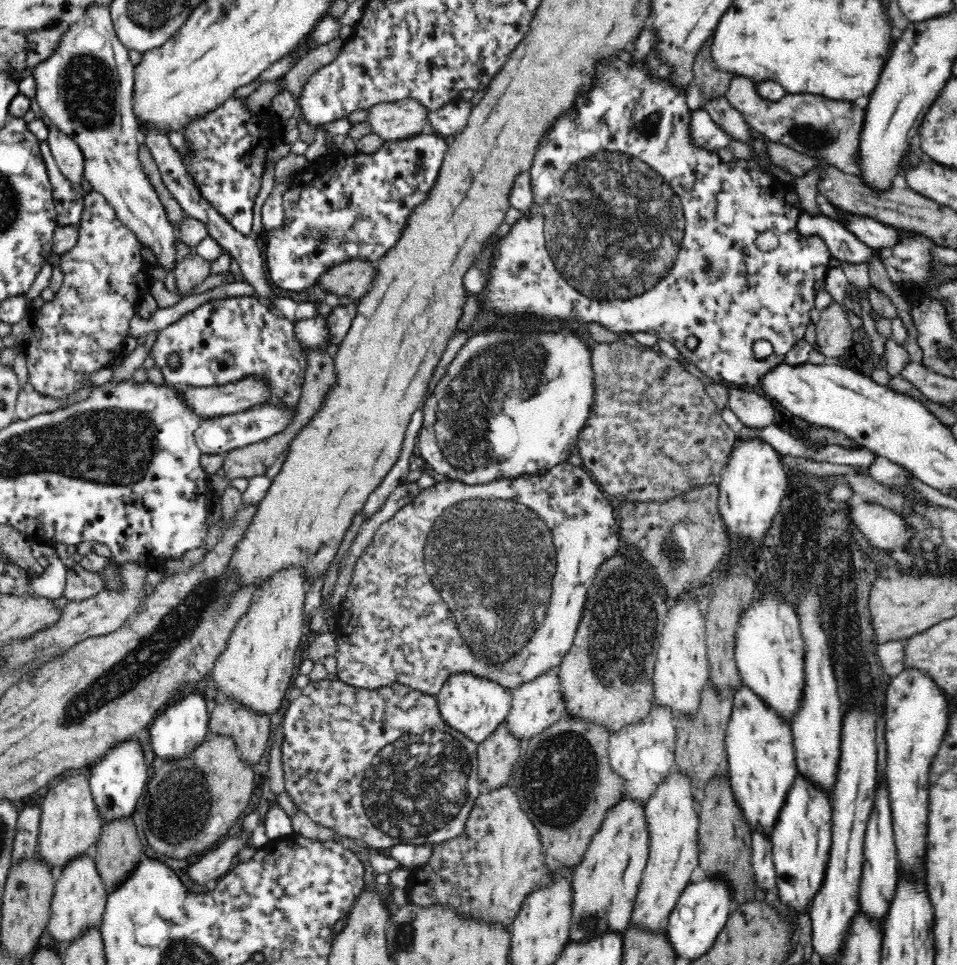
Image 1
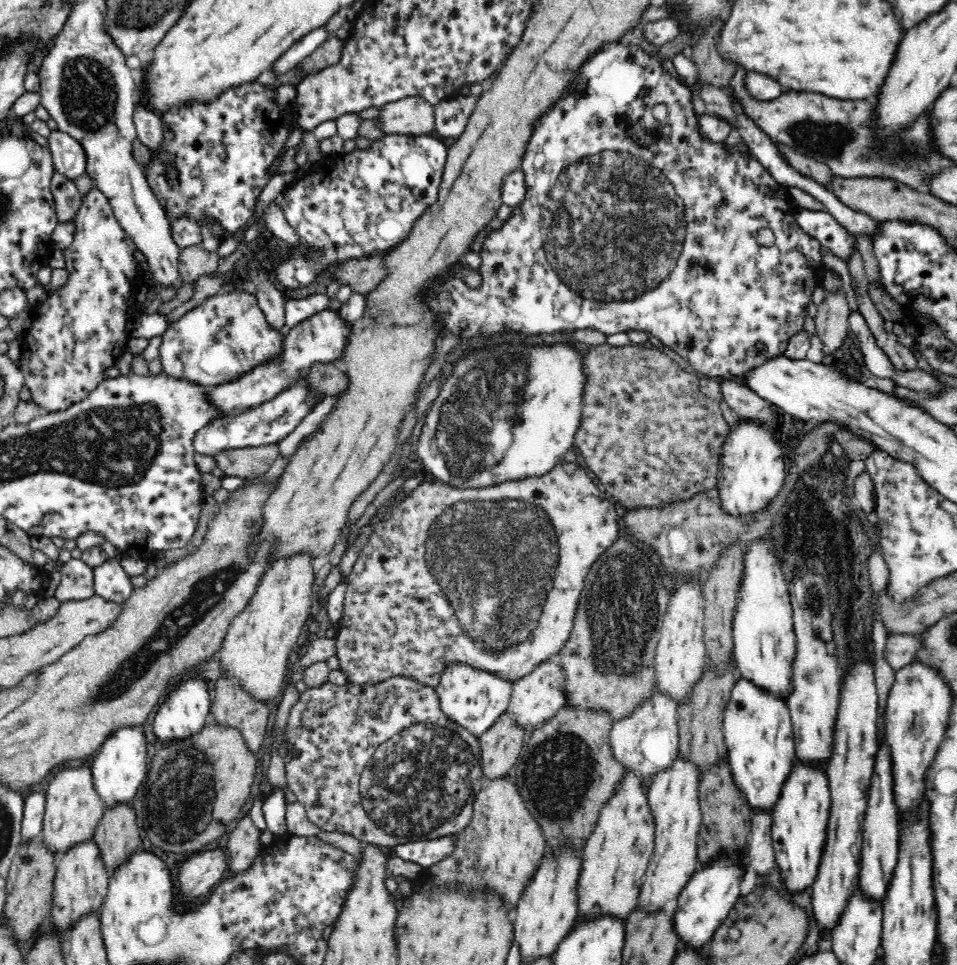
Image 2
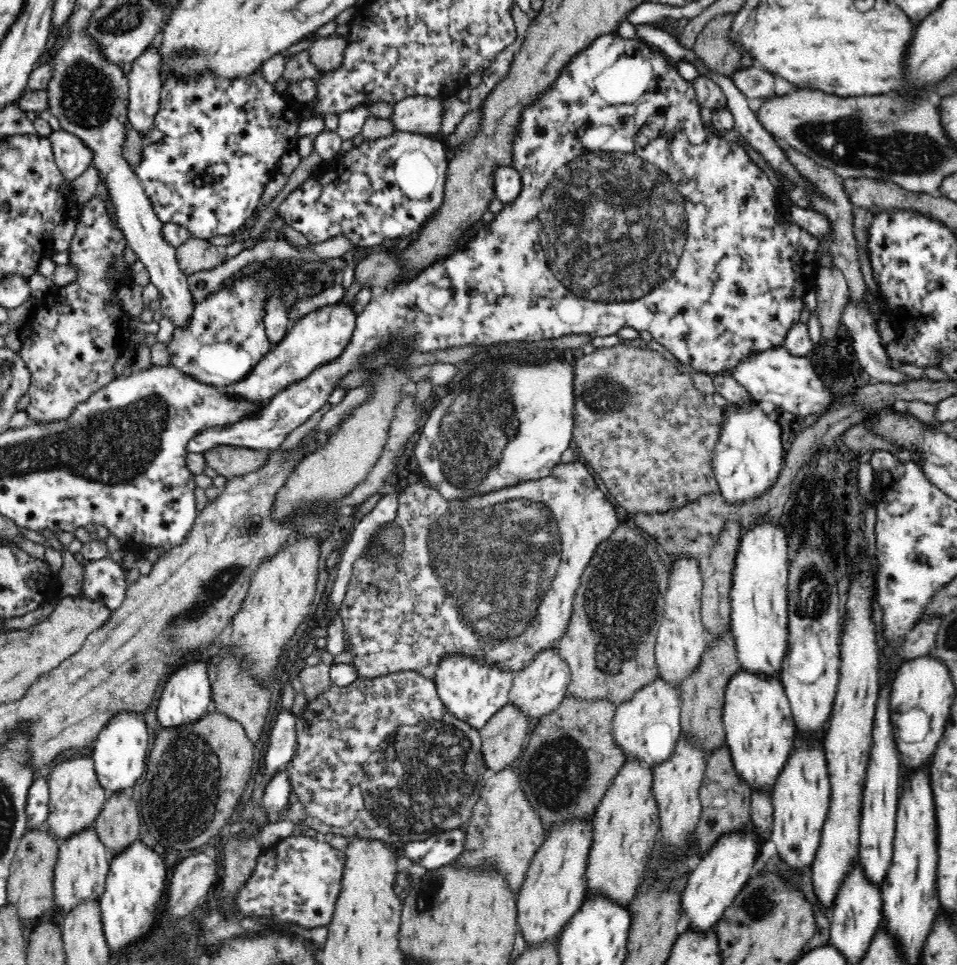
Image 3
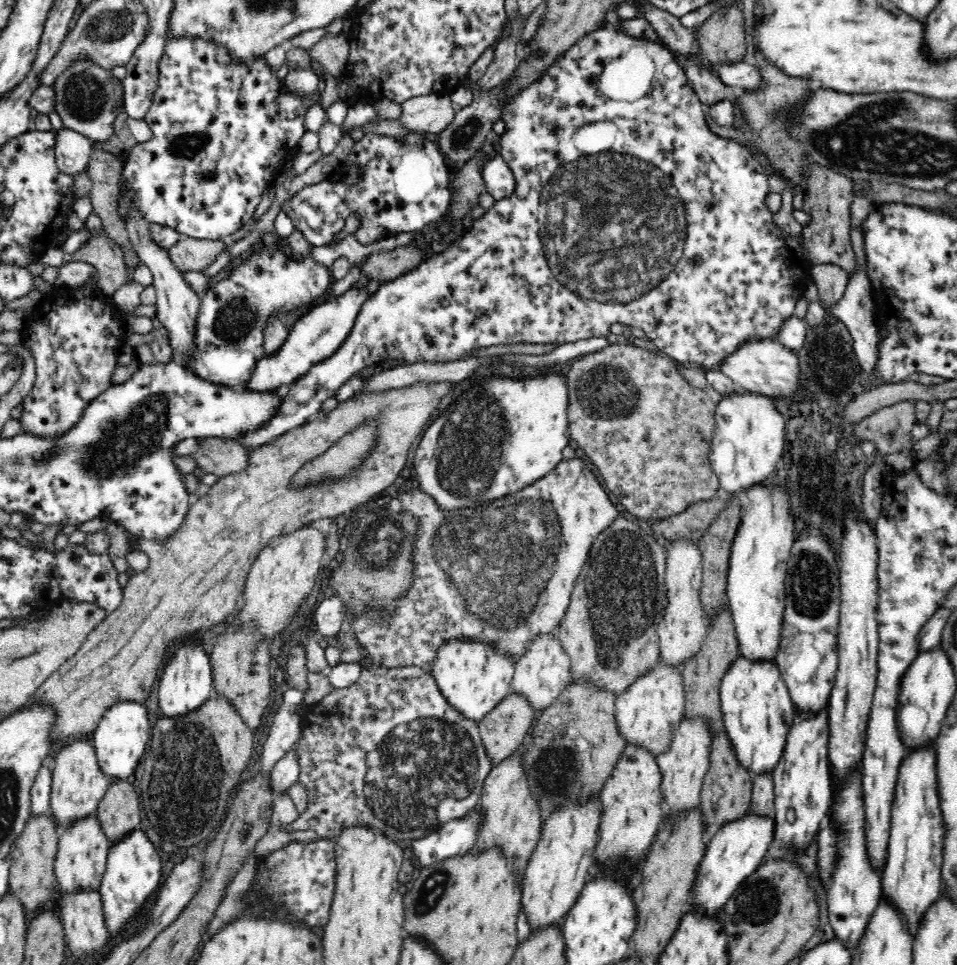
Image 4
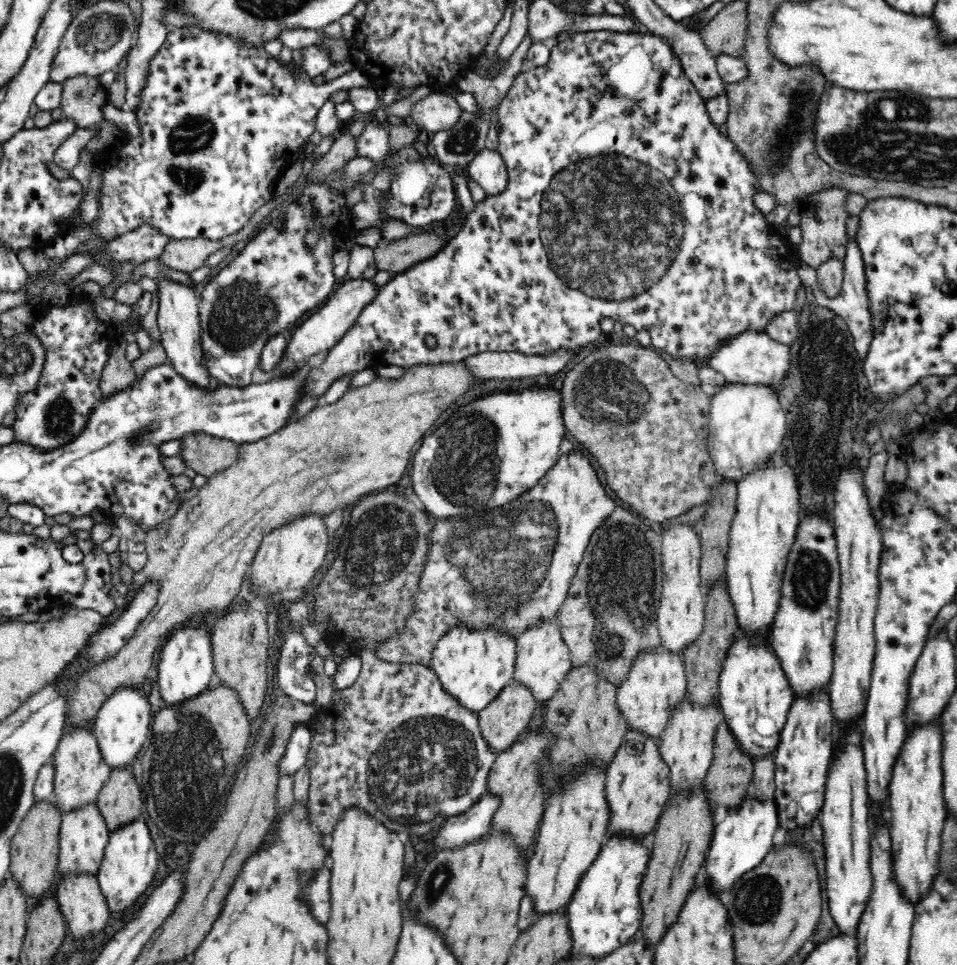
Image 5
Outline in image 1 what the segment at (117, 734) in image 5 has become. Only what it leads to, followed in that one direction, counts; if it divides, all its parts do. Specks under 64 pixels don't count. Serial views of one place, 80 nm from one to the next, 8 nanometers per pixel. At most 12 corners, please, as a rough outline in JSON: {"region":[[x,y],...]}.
{"region":[[136,737],[90,766],[89,787],[108,823],[136,812],[148,780]]}

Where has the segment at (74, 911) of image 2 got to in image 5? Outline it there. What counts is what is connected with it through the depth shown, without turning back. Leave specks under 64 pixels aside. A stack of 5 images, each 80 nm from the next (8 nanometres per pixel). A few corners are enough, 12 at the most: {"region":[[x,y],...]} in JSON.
{"region":[[96,801],[61,816],[58,872],[97,876],[109,837]]}

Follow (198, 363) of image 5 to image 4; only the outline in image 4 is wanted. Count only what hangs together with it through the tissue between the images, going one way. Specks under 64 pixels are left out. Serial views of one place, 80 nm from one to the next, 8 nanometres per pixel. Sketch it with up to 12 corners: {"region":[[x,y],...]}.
{"region":[[130,211],[125,229],[152,271],[156,315],[172,360],[196,375],[201,300]]}

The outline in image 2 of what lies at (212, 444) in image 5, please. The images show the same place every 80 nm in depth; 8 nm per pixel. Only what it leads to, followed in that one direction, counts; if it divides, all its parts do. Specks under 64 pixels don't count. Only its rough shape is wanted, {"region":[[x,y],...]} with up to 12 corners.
{"region":[[278,444],[222,450],[212,457],[224,476],[264,475]]}

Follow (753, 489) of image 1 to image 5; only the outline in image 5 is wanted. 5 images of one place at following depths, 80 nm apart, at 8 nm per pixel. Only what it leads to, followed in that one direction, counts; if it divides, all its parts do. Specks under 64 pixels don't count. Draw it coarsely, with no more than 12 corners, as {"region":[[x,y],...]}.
{"region":[[715,388],[707,447],[736,483],[781,449],[776,388]]}

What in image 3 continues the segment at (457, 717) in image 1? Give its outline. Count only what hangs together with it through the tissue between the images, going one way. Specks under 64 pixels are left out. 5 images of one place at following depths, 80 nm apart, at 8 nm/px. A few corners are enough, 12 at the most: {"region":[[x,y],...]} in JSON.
{"region":[[448,652],[433,680],[476,729],[509,702],[514,672]]}

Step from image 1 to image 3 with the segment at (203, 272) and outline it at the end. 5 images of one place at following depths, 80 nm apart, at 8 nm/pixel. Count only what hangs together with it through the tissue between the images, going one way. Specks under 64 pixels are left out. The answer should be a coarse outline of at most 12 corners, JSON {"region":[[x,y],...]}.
{"region":[[188,238],[174,247],[186,276],[221,262],[218,246]]}

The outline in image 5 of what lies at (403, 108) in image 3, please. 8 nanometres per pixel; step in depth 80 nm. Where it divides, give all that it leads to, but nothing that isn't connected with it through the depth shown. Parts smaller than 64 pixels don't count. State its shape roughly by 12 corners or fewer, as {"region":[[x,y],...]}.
{"region":[[430,93],[407,120],[434,134],[461,126],[455,97]]}

